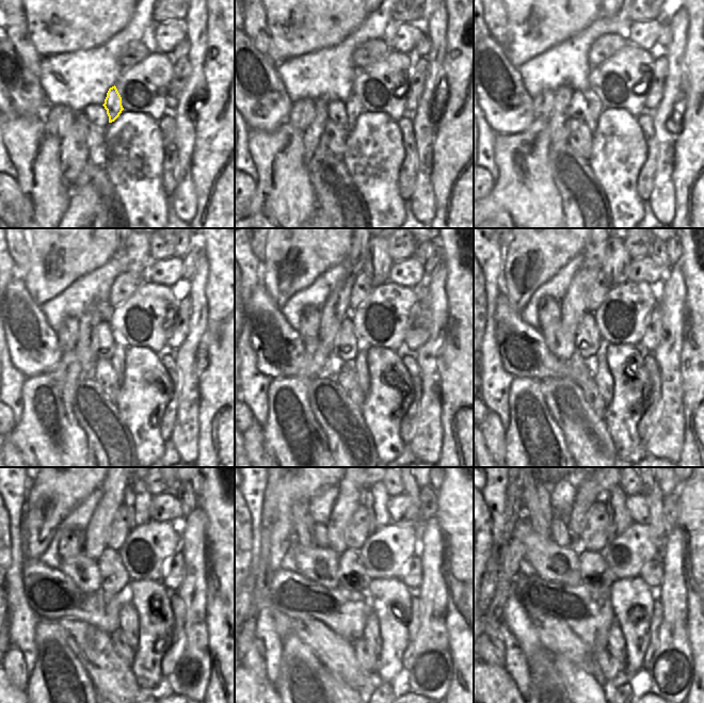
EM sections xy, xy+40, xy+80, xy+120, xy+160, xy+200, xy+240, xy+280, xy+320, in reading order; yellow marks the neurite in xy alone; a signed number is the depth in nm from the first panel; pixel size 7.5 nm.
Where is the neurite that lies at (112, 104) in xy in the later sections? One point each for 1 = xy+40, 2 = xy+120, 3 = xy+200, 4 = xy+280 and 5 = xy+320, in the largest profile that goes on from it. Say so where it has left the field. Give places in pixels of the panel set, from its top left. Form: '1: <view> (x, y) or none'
1: xy+40 (353, 107)
2: xy+120 (118, 358)
3: xy+200 (600, 369)
4: xy+280 (371, 634)
5: xy+320 (616, 645)

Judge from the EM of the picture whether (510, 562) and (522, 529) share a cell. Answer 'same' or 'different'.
different

